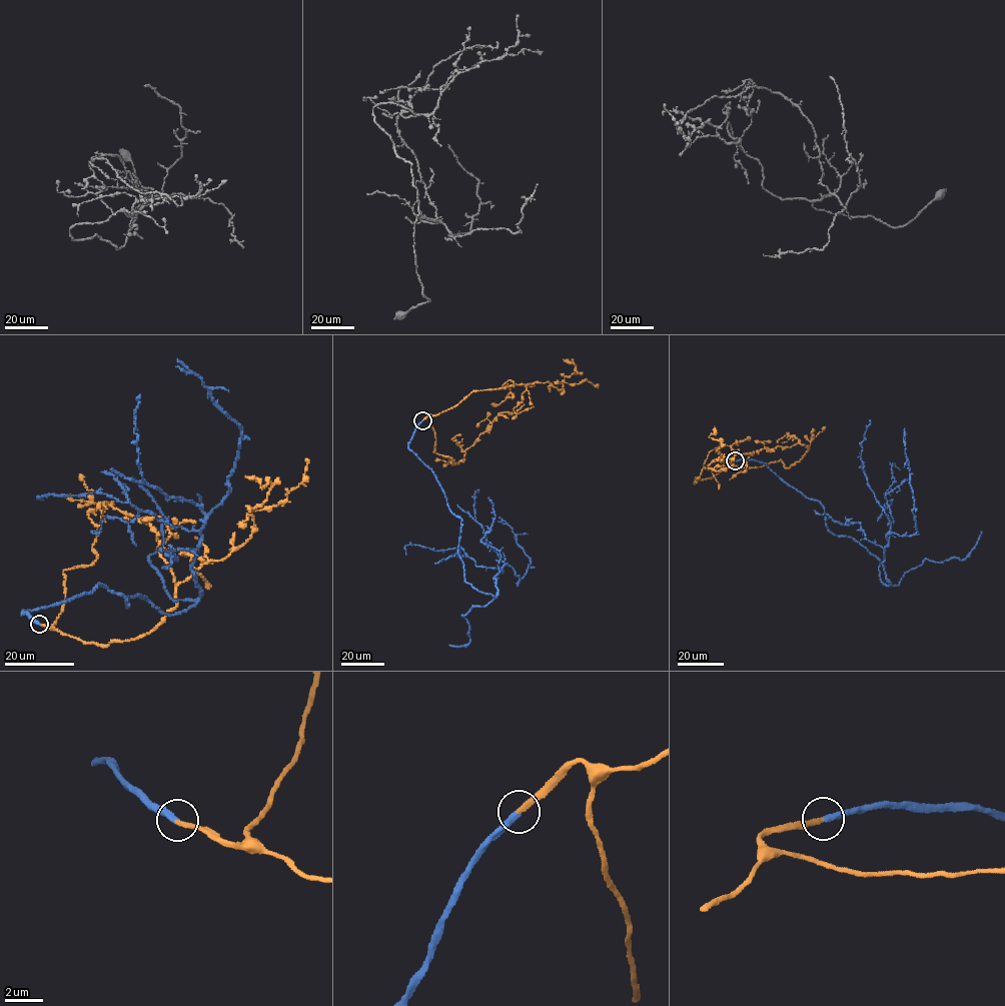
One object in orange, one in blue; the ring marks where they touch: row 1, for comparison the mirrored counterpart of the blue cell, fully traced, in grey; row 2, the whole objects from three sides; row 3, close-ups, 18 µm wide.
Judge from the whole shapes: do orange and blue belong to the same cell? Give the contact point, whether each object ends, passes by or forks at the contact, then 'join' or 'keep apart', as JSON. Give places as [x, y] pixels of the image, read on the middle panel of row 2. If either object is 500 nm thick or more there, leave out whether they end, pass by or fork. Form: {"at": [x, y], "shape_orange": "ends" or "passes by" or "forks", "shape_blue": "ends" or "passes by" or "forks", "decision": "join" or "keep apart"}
{"at": [422, 420], "shape_orange": "ends", "shape_blue": "ends", "decision": "join"}

